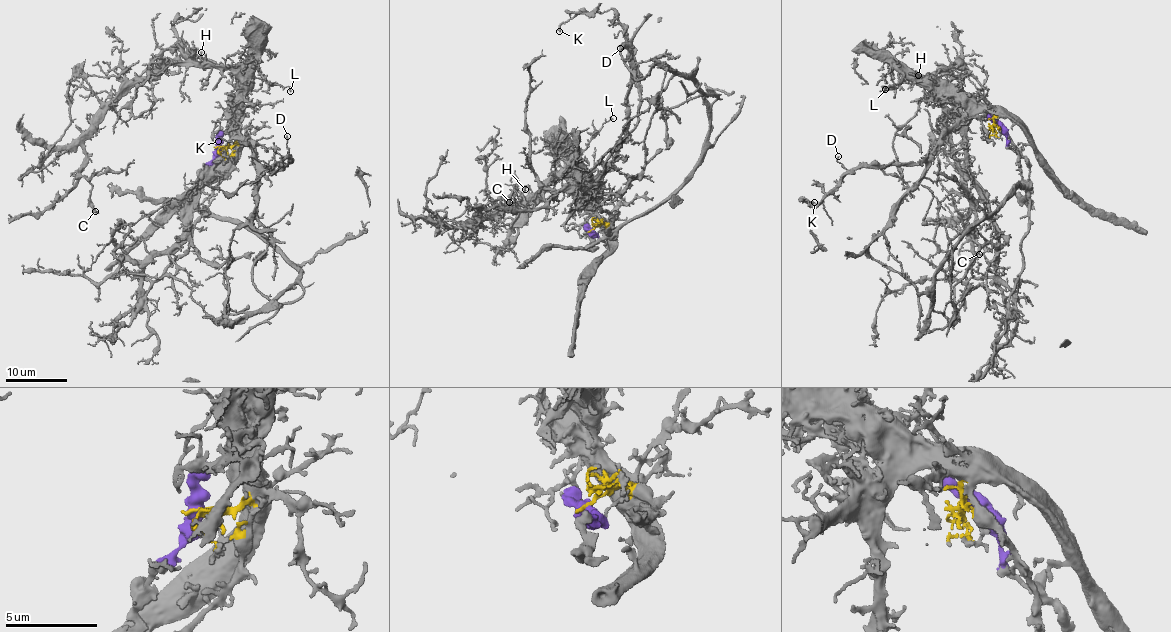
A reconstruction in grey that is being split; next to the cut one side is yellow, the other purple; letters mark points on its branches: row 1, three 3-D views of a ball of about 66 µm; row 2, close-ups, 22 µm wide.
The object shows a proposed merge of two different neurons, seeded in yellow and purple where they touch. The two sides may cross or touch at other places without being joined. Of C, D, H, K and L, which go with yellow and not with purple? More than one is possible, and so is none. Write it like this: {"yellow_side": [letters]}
{"yellow_side": ["C", "D", "H", "K", "L"]}

